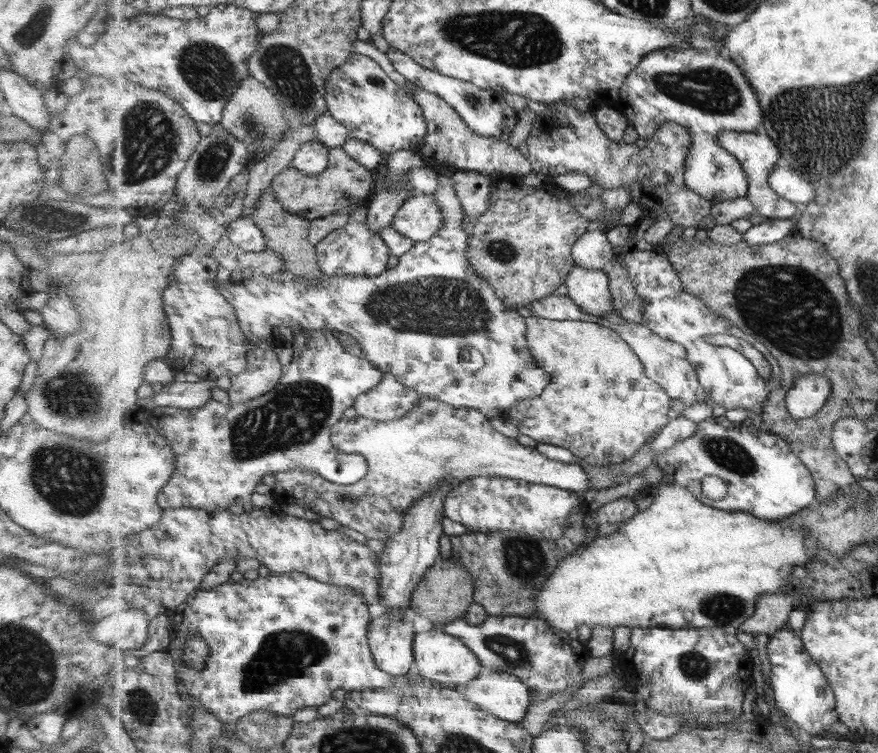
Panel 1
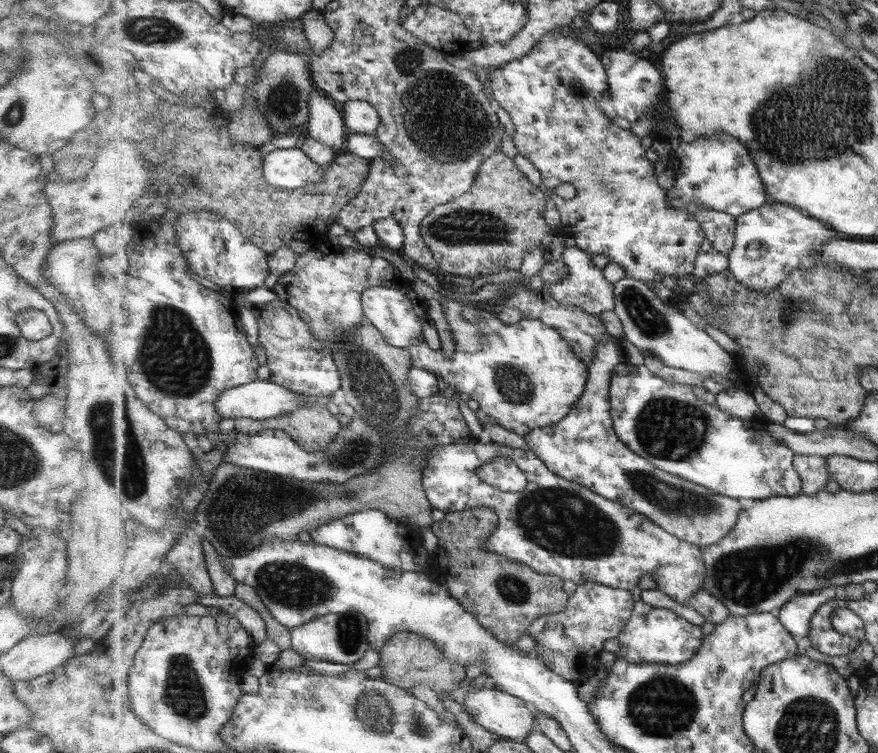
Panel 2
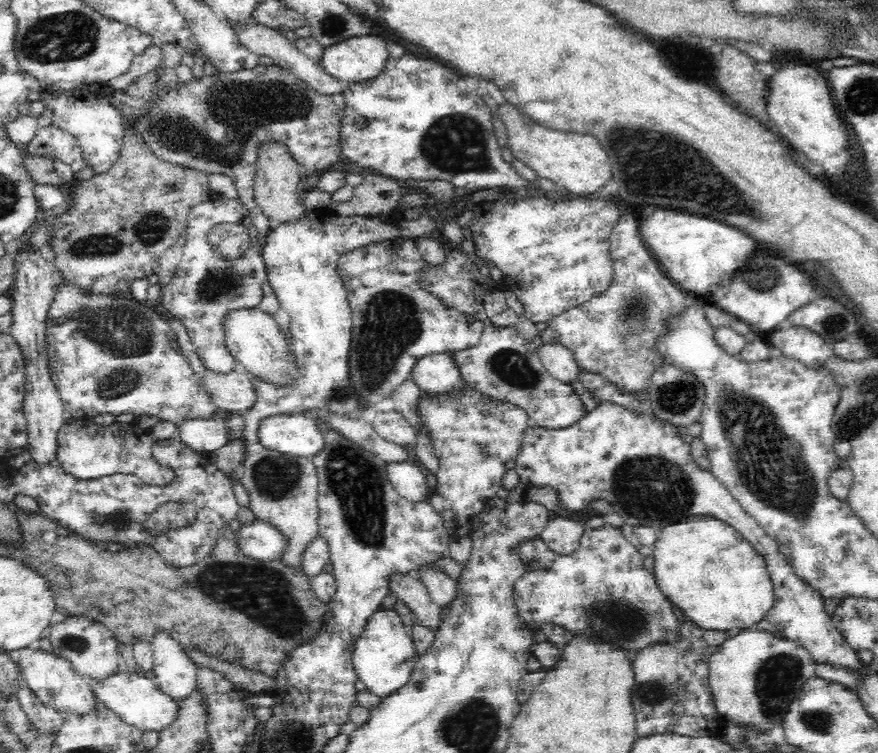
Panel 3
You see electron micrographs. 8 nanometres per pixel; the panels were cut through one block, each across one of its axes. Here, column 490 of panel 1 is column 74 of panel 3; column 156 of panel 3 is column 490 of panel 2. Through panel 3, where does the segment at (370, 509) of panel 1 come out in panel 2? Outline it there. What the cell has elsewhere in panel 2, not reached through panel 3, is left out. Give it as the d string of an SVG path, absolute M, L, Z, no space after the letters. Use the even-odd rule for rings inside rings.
M498 456L493 462L483 464L478 473L487 484L503 492L521 492L528 485L527 475L508 456Z

